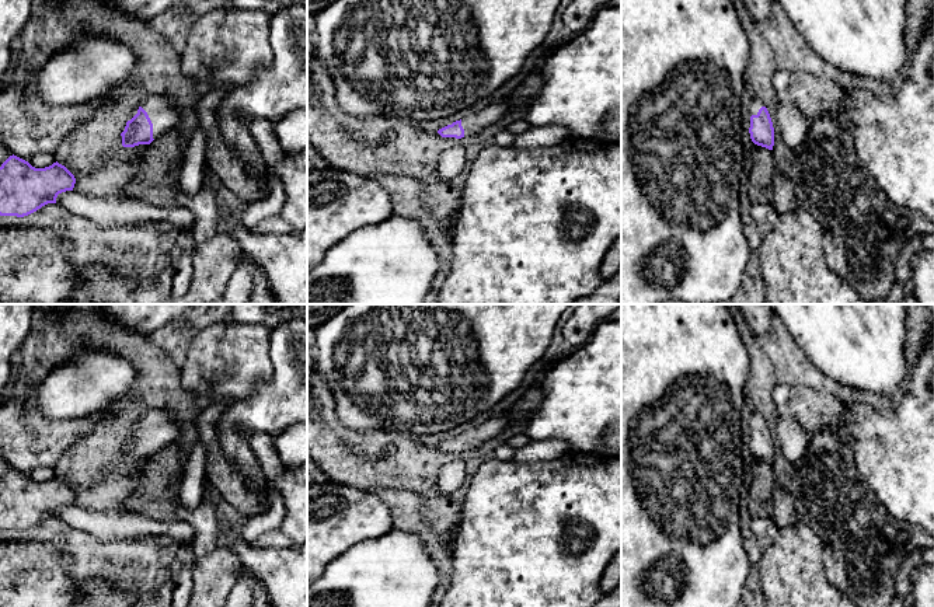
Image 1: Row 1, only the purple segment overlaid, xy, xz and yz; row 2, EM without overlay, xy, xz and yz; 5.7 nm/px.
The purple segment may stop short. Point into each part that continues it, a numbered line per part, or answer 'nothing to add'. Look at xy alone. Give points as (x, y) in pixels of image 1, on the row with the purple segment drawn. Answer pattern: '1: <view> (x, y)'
1: xy (161, 110)

